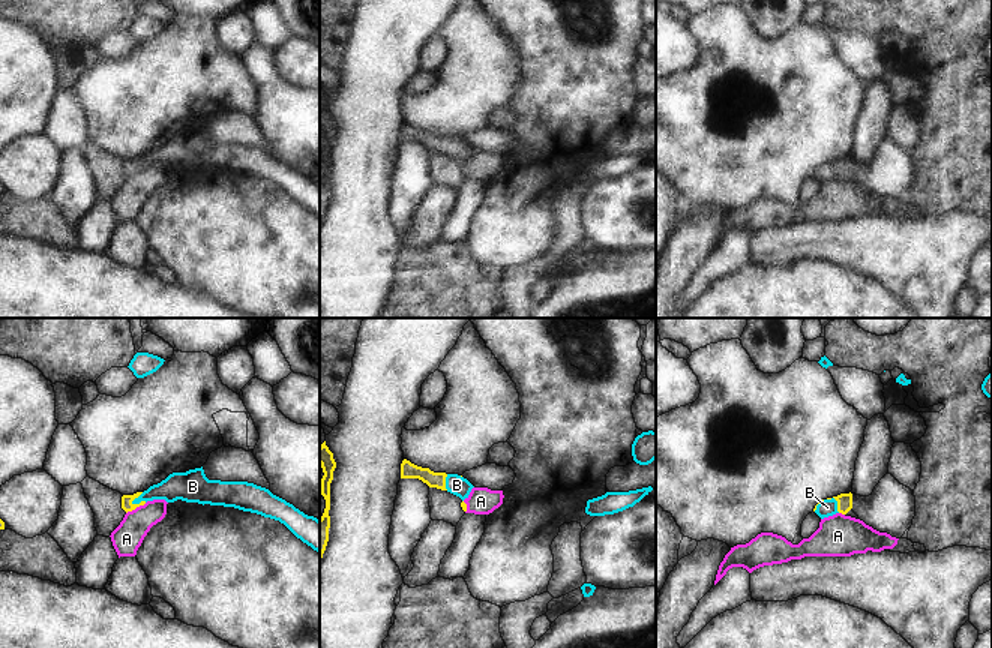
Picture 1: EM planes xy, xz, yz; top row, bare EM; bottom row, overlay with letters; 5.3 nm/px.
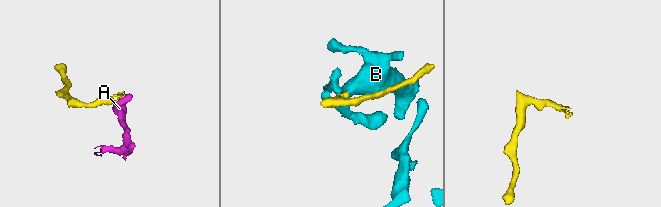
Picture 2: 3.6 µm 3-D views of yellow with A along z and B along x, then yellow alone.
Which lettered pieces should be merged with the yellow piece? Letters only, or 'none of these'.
B

